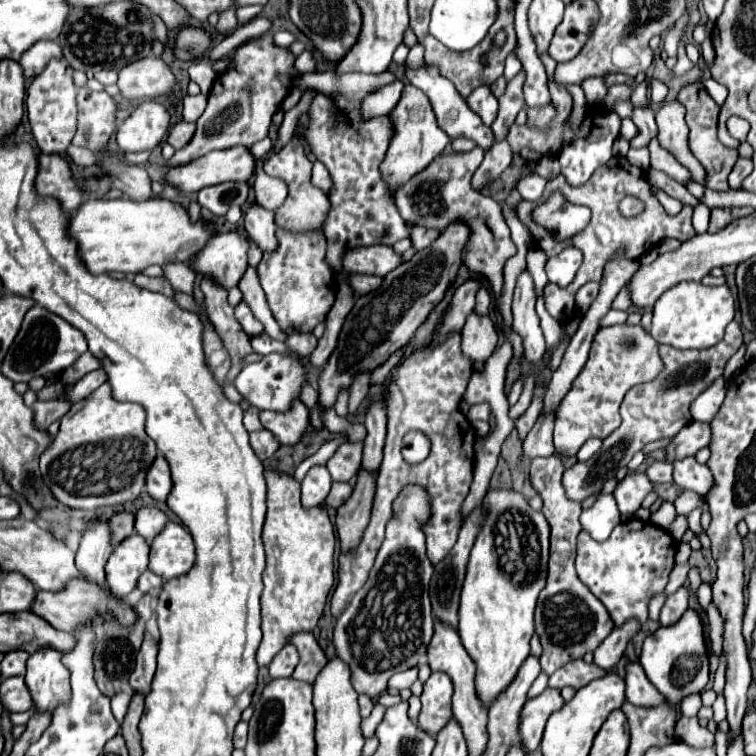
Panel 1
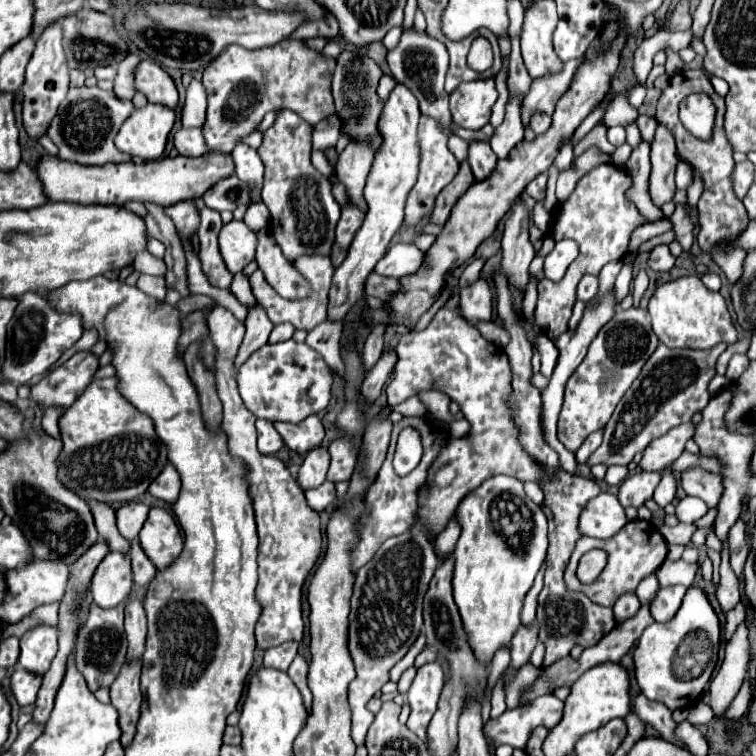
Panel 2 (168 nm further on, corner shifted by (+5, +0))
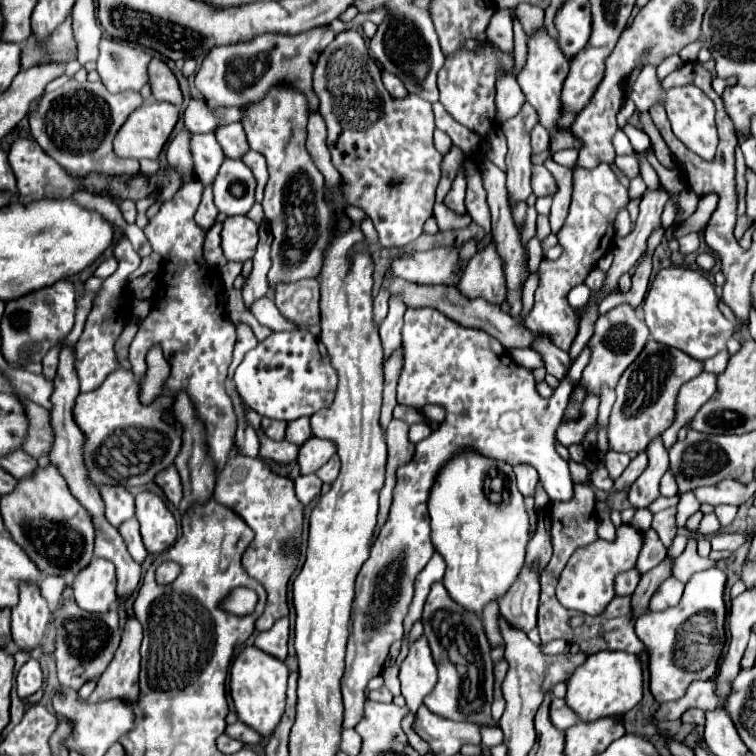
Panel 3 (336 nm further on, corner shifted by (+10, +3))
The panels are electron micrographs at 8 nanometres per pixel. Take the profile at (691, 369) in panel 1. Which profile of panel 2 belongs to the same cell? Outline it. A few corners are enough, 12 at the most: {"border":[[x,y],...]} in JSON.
{"border":[[659,345],[589,467],[627,465],[709,403],[725,345]]}

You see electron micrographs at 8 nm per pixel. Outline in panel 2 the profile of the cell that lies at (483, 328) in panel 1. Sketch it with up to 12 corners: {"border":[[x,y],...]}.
{"border":[[489,279],[459,289],[459,305],[471,325],[491,321]]}

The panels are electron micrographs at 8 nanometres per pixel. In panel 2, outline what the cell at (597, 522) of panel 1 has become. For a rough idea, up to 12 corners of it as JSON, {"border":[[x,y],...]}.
{"border":[[601,493],[581,513],[583,535],[609,539],[627,523],[615,495]]}

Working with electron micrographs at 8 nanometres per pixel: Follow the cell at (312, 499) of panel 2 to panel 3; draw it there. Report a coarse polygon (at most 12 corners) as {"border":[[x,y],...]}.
{"border":[[316,474],[294,480],[296,498],[308,506],[322,490]]}

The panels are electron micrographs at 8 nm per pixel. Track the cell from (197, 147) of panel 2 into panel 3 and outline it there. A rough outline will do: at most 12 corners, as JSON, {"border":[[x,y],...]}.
{"border":[[192,134],[194,172],[210,186],[224,152],[210,134]]}

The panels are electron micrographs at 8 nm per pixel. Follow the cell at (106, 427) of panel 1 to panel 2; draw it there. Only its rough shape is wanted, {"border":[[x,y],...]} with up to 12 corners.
{"border":[[95,379],[61,417],[59,479],[131,501],[169,463],[153,421]]}

